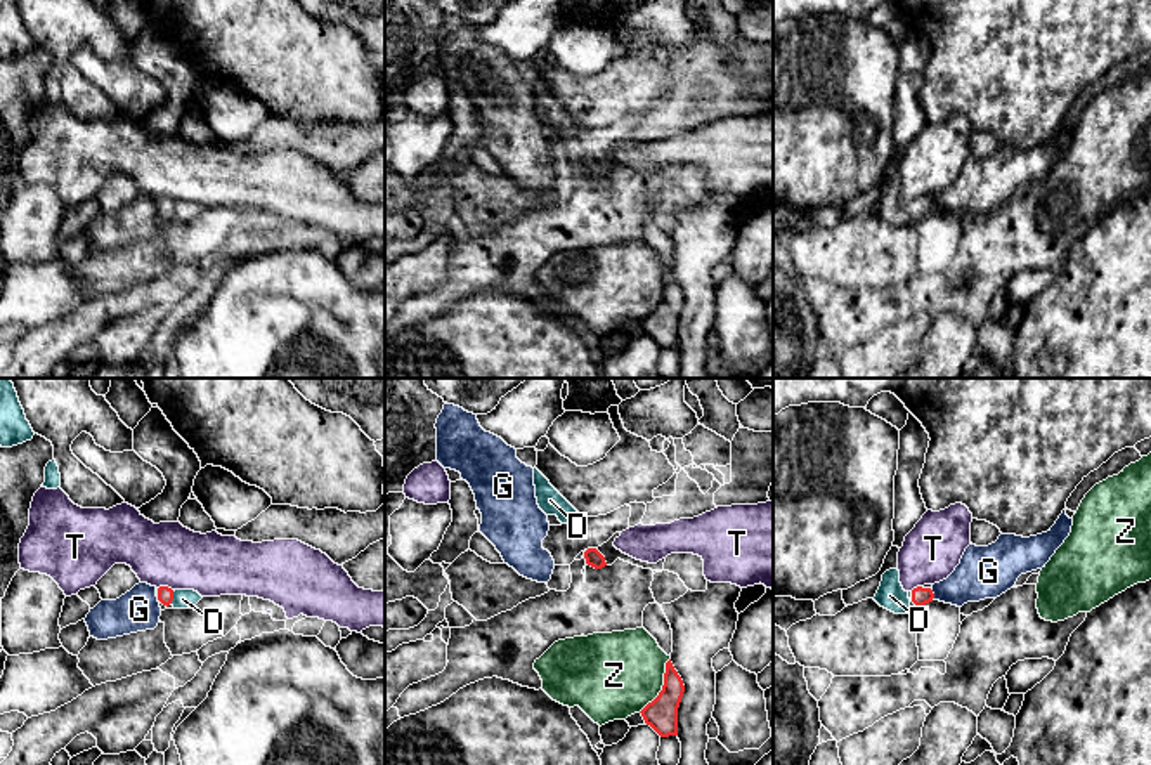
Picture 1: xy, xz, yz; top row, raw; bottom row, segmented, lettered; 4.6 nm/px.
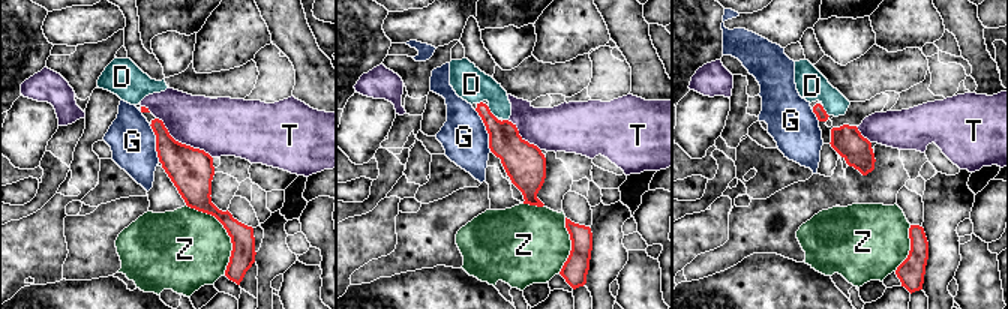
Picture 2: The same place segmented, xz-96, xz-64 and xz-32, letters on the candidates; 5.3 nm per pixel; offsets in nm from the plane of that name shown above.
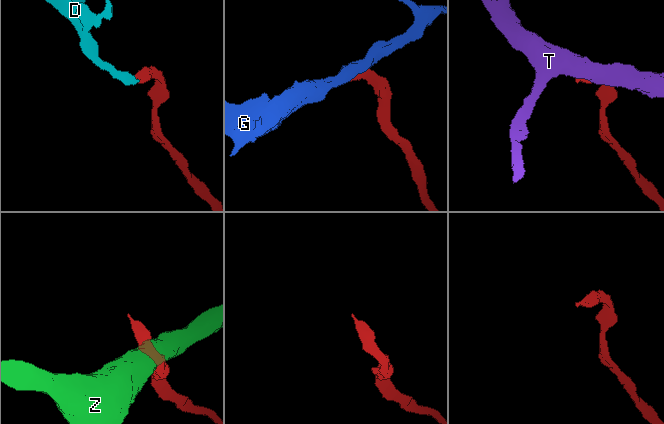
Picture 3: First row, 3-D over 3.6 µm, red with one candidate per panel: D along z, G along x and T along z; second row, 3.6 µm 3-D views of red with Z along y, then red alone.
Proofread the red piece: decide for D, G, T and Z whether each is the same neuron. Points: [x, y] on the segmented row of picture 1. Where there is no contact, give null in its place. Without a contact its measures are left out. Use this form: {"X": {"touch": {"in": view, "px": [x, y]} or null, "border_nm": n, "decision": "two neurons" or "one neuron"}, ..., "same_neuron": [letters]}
{"D": {"touch": {"in": "xy", "px": [172, 597]}, "border_nm": 60, "decision": "one neuron"}, "G": {"touch": {"in": "yz", "px": [933, 594]}, "border_nm": 60, "decision": "two neurons"}, "T": {"touch": {"in": "xy", "px": [165, 587]}, "border_nm": 70, "decision": "two neurons"}, "Z": {"touch": {"in": "xz", "px": [663, 686]}, "border_nm": 300, "decision": "two neurons"}, "same_neuron": ["D"]}

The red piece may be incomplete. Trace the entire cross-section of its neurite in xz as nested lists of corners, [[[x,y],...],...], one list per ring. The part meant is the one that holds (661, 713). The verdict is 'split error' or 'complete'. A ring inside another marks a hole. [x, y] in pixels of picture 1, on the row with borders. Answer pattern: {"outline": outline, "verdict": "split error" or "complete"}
{"outline": [[[671,659],[666,663],[664,685],[659,696],[640,713],[660,737],[678,736],[678,708],[685,685]]], "verdict": "complete"}

